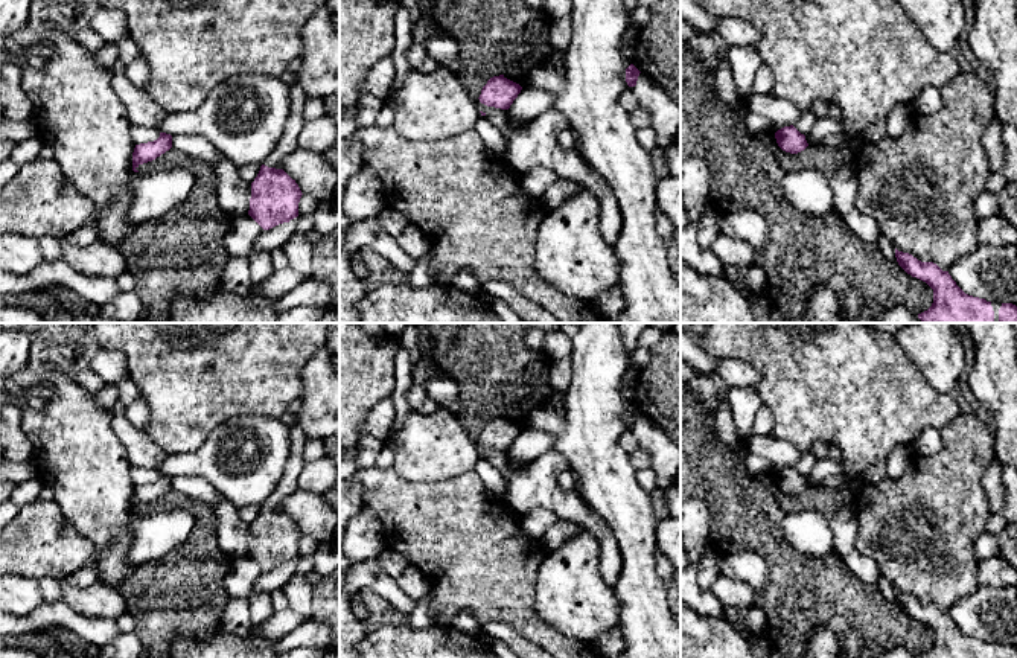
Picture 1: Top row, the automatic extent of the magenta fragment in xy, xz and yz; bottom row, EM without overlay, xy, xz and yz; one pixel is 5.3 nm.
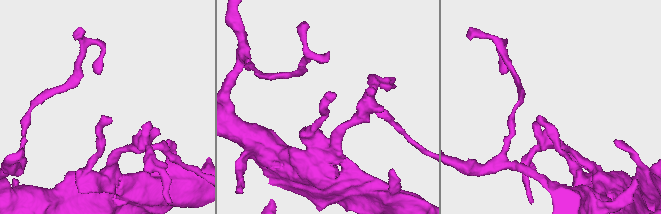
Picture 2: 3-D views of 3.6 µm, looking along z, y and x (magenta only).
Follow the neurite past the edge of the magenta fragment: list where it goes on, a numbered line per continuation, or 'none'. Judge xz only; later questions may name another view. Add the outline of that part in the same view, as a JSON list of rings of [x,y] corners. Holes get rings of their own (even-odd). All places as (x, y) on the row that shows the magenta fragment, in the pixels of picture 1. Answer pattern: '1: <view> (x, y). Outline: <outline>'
none

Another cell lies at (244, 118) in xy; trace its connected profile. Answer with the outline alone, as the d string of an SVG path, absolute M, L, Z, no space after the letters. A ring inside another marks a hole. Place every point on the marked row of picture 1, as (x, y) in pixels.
M244 73L216 85L195 110L167 114L157 129L171 136L201 136L236 166L262 166L277 148L288 116L289 85L280 78Z

